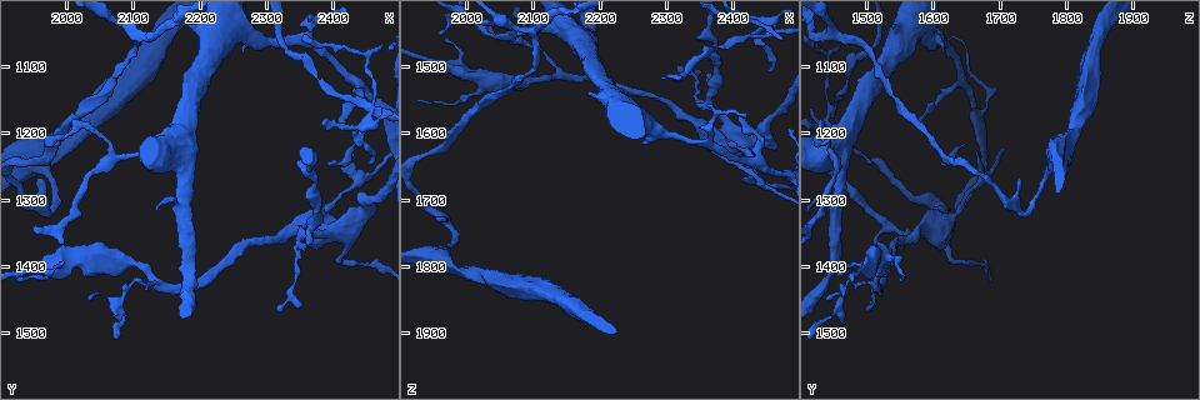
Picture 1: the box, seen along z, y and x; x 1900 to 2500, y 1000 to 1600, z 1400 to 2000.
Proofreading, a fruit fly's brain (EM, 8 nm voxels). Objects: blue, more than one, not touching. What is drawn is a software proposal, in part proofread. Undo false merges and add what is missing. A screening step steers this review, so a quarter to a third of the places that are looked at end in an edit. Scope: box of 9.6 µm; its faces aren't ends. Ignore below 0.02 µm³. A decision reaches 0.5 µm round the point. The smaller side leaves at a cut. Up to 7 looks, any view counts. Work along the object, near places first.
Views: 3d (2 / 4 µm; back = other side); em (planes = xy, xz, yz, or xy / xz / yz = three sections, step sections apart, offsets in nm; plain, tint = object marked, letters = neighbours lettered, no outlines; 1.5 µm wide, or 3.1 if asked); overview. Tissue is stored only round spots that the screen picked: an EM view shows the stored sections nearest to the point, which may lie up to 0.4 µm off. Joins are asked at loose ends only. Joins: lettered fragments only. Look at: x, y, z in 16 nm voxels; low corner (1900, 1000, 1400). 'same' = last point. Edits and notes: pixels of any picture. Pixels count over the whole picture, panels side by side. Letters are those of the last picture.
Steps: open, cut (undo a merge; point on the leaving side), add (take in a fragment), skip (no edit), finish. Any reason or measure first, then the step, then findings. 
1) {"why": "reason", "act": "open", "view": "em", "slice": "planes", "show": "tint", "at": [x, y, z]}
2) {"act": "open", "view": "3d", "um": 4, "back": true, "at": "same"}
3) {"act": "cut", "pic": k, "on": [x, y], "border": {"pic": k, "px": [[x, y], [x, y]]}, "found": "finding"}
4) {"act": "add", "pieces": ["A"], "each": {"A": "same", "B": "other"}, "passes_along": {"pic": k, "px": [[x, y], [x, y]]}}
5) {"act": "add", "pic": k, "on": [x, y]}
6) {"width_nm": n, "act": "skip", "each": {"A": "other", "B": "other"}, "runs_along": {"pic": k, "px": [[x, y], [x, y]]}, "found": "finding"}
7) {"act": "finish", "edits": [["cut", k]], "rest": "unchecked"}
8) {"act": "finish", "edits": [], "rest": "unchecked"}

{"why": "thin end", "act": "open", "view": "3d", "um": 2, "at": [2420, 1185, 1575]}

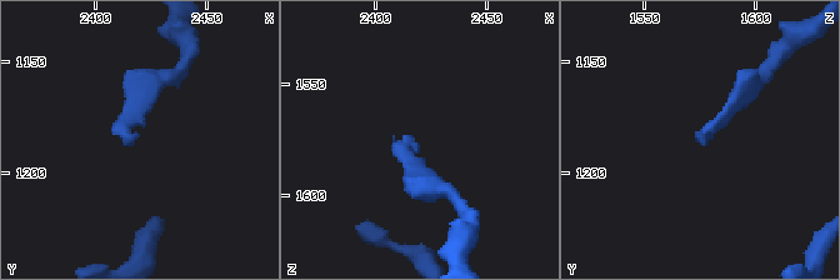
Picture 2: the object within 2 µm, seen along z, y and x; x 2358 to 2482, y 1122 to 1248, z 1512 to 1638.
{"act": "open", "view": "em", "slice": "planes", "show": "letters", "at": [2417, 1185, 1576]}

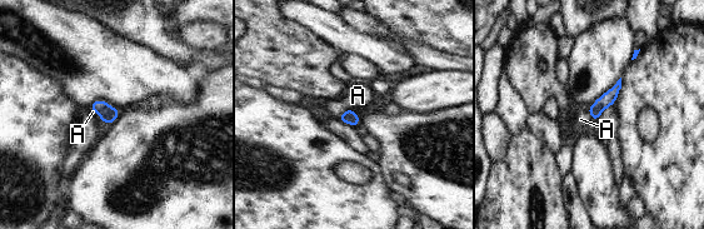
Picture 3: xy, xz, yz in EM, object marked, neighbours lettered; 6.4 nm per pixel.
{"act": "add", "pieces": ["A"], "each": {"A": "same"}, "passes_along": {"pic": 3, "px": [[348, 117], [344, 111], [358, 95]]}, "found": "it goes on there"}

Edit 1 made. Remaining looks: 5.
{"why": "redraw", "act": "open", "view": "overview"}

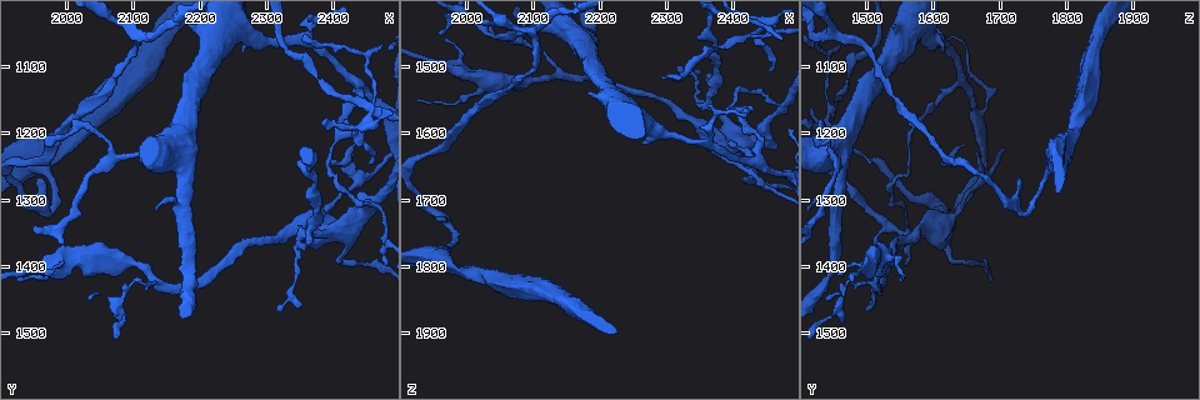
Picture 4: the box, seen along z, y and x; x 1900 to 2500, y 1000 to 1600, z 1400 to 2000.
{"why": "thin end", "act": "open", "view": "em", "slice": "yz", "step": 8, "show": "tint", "at": [2320, 1465, 1500]}

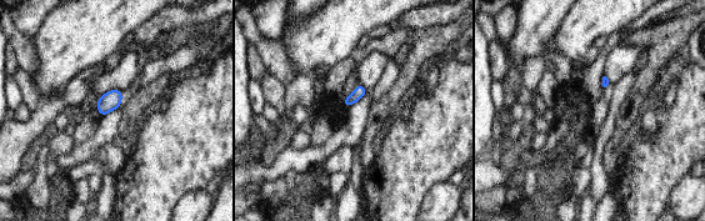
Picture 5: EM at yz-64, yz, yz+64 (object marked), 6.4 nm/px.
{"why": "another direction", "act": "open", "view": "em", "slice": "xz", "step": 8, "show": "letters", "at": "same"}

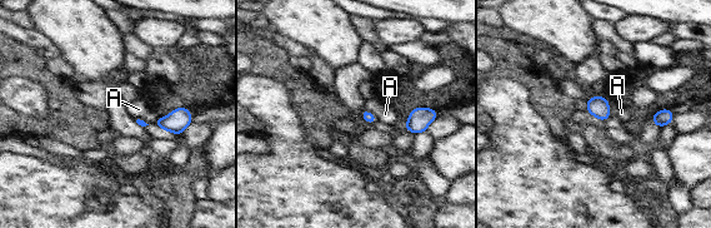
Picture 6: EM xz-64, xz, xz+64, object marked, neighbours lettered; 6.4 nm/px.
{"width_nm": 130, "act": "skip", "each": {"A": "other"}, "border": {"pic": 6, "px": [[362, 108], [370, 112], [377, 120]]}, "found": "no lettered fragment goes on from it"}

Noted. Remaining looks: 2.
{"act": "finish", "edits": [["add", 3]], "rest": "unchecked"}

